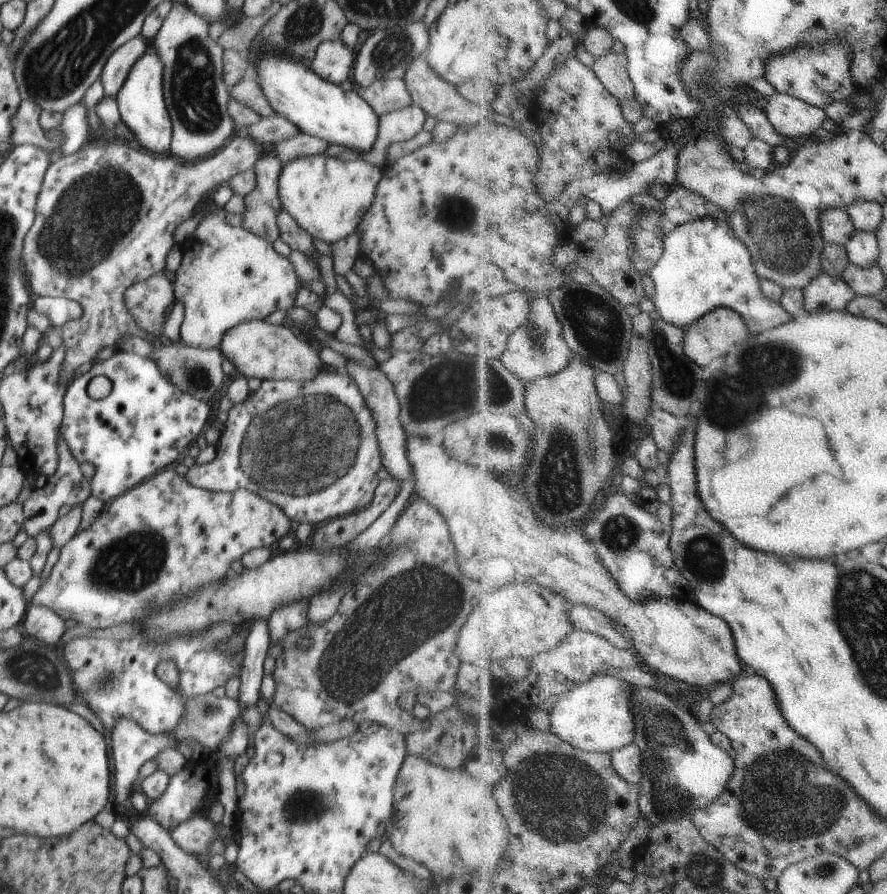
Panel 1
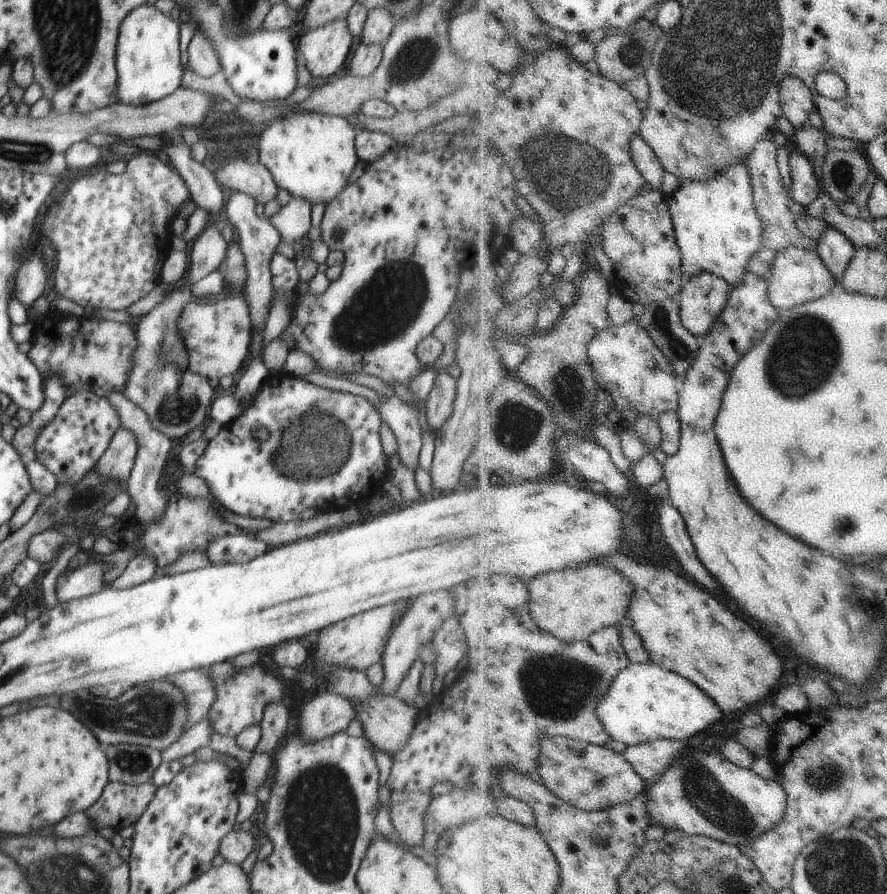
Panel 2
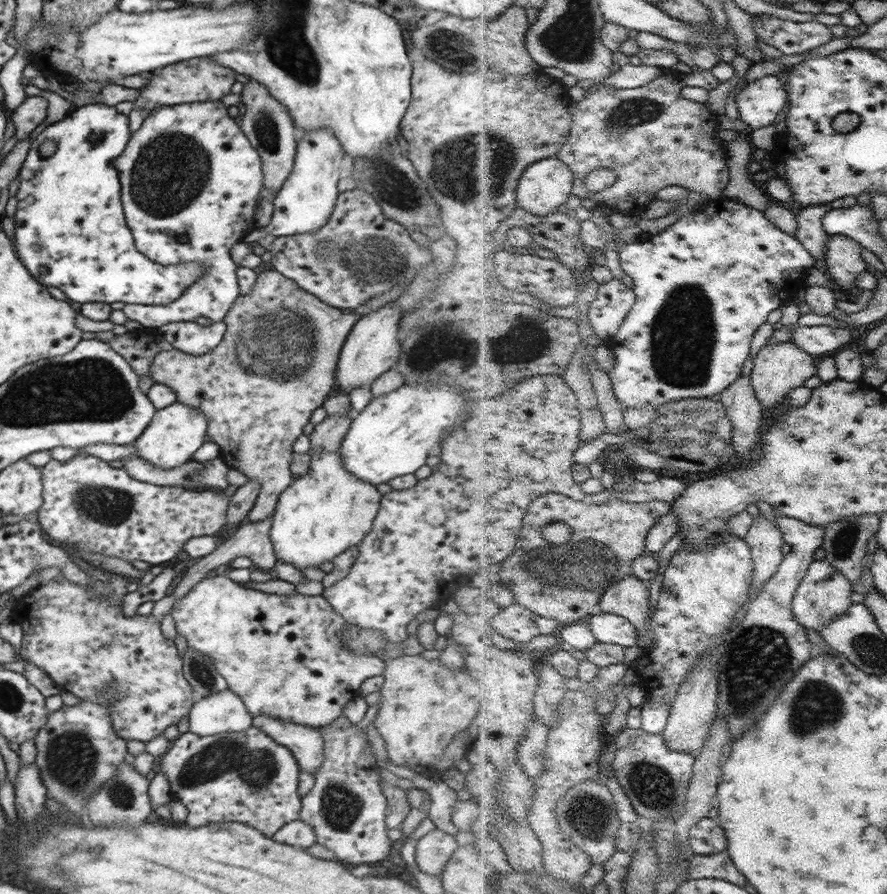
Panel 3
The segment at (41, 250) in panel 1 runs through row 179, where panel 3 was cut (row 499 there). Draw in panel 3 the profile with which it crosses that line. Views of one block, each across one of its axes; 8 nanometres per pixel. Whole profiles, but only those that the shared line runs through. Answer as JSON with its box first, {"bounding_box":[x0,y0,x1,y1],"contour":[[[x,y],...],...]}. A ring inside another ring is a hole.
{"bounding_box":[38,452,230,565],"contour":[[[86,452],[65,462],[50,459],[42,469],[42,506],[38,510],[38,523],[48,536],[76,544],[82,552],[95,552],[116,556],[131,562],[142,560],[151,565],[162,564],[174,558],[192,537],[216,534],[226,522],[226,510],[230,497],[222,490],[190,489],[184,487],[158,486],[131,477],[126,469],[115,468],[110,461],[104,461]]]}

